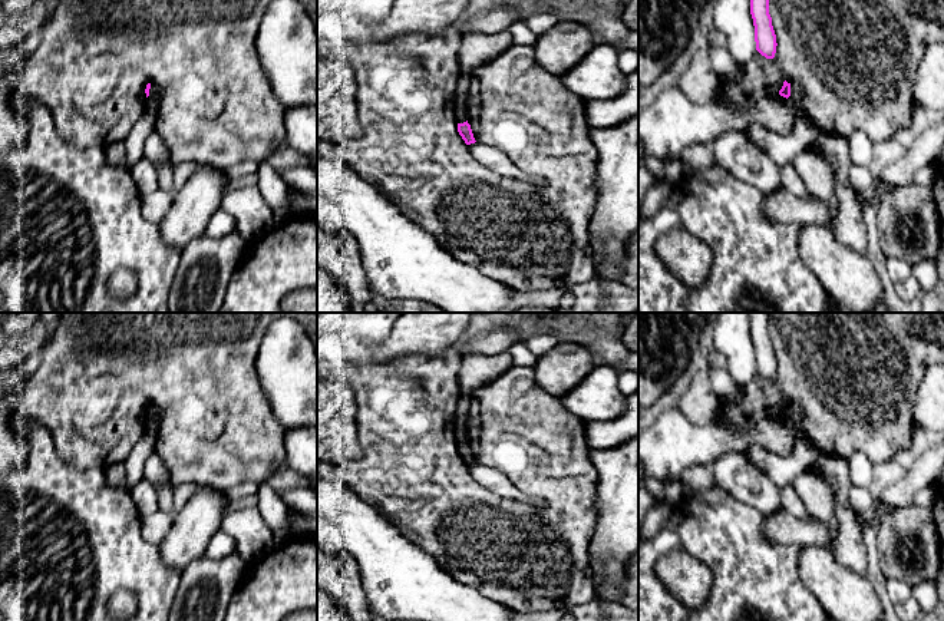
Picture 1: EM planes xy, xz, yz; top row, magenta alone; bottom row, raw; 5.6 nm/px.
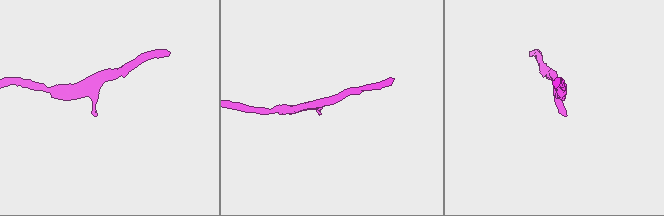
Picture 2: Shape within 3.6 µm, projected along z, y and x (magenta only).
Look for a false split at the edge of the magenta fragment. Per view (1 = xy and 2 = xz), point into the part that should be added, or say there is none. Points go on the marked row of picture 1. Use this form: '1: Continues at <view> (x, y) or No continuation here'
1: No continuation here
2: No continuation here

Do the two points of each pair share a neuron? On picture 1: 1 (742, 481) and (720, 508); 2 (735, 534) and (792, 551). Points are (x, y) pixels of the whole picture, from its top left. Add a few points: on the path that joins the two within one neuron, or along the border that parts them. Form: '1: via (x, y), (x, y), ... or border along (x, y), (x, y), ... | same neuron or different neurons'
1: border along (715, 485), (761, 511) | different neurons
2: via (749, 548), (752, 551), (778, 551) | same neuron

